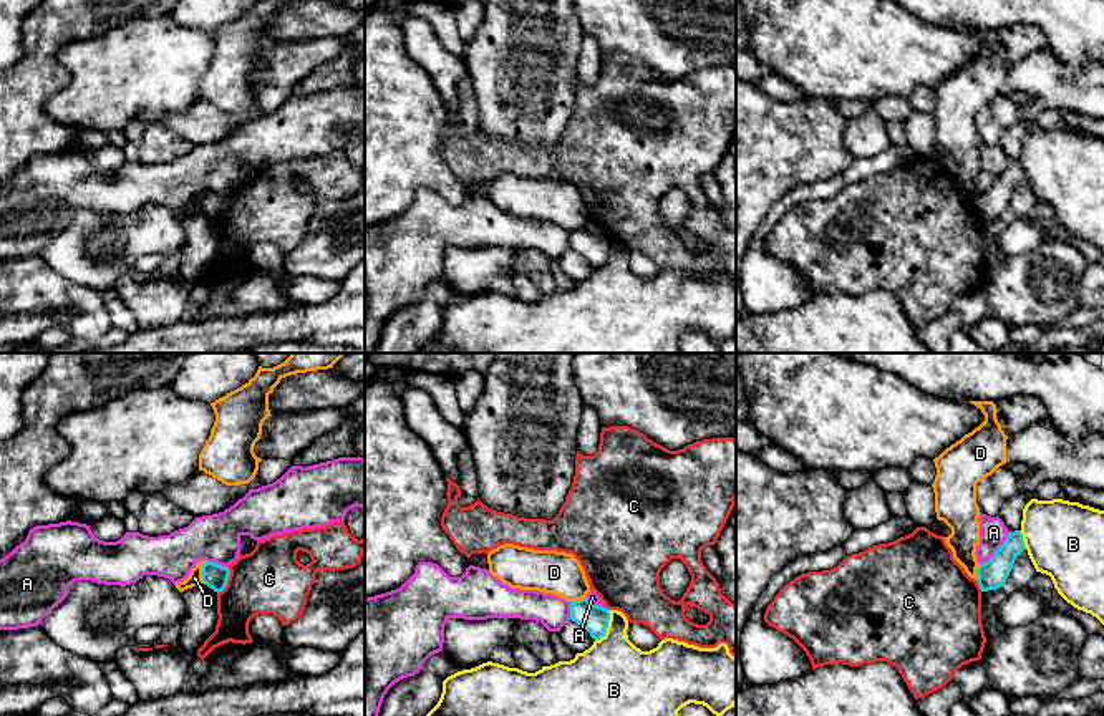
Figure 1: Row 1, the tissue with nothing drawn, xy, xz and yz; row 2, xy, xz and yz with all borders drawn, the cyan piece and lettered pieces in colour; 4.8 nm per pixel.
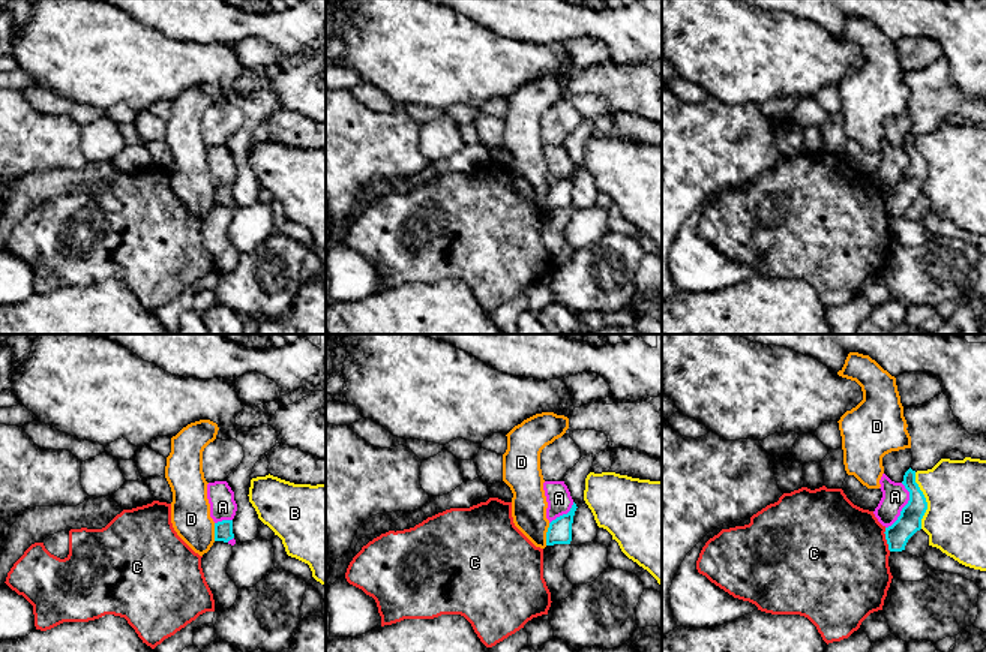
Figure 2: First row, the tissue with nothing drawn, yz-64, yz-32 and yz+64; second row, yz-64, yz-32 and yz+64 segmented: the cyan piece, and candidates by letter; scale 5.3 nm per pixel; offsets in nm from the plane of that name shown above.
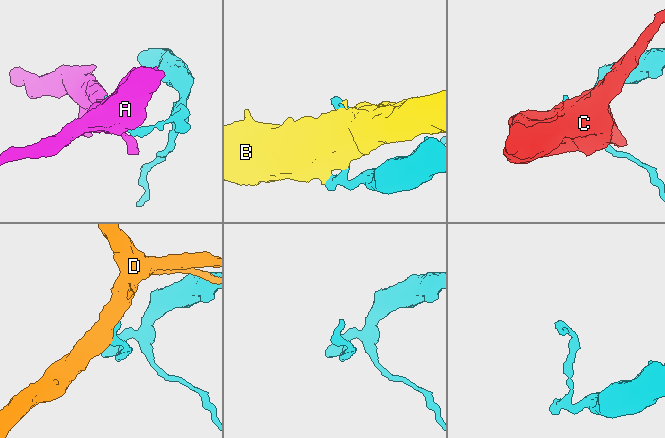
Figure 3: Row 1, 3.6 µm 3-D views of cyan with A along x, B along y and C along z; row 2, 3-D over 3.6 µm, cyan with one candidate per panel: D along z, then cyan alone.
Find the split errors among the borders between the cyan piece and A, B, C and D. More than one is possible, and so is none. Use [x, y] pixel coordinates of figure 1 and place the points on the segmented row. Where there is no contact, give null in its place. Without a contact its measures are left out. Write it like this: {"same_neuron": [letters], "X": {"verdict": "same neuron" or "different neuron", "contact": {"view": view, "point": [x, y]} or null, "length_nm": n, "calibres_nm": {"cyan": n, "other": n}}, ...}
{"same_neuron": [], "A": {"verdict": "different neuron", "contact": {"view": "yz", "point": [997, 551]}, "length_nm": 220, "calibres_nm": {"cyan": 140, "other": 140}}, "B": {"verdict": "different neuron", "contact": {"view": "xz", "point": [607, 627]}, "length_nm": 170, "calibres_nm": {"cyan": 140, "other": 360}}, "C": {"verdict": "different neuron", "contact": {"view": "xy", "point": [226, 580]}, "length_nm": 150, "calibres_nm": {"cyan": 120, "other": 320}}, "D": {"verdict": "different neuron", "contact": {"view": "xy", "point": [203, 572]}, "length_nm": 110, "calibres_nm": {"cyan": 120, "other": 70}}}

